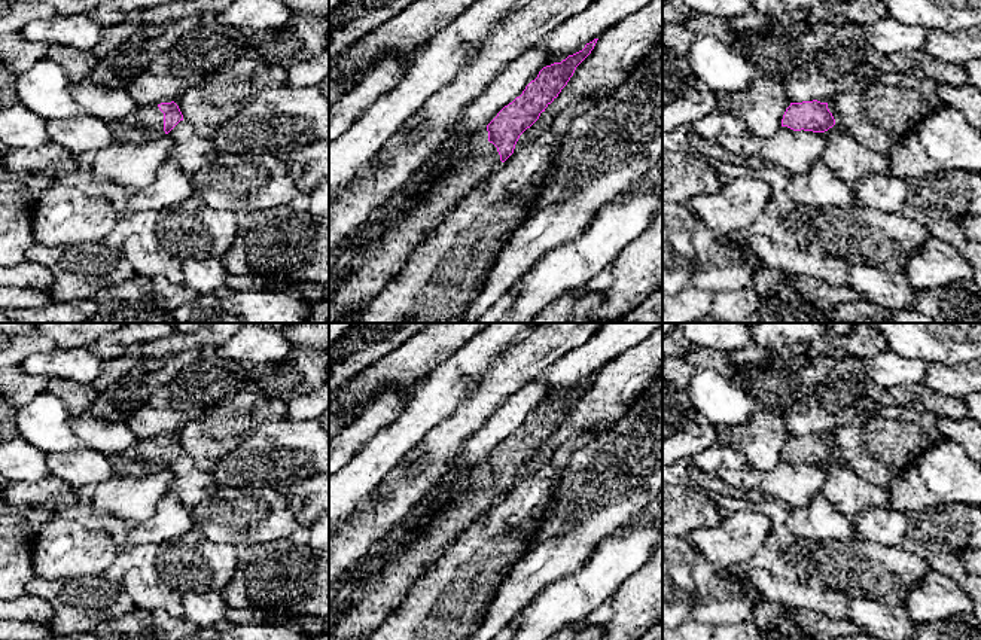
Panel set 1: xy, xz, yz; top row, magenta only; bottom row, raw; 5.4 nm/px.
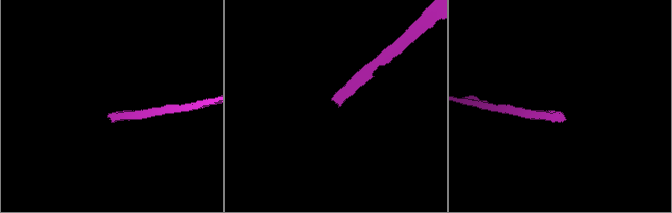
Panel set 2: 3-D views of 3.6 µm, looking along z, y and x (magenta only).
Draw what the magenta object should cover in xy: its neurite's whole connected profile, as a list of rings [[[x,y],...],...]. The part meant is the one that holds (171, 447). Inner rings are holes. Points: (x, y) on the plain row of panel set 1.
[[[171,435],[140,439],[130,449],[110,457],[110,463],[115,476],[143,476],[168,467],[180,454],[183,448]]]

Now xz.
[[[598,372],[569,388],[561,396],[543,400],[523,427],[505,439],[497,449],[481,464],[453,478],[427,502],[427,512],[411,537],[392,554],[381,557],[365,567],[363,576],[348,583],[338,597],[344,604],[342,613],[329,631],[329,640],[366,640],[371,633],[399,607],[414,582],[447,551],[447,548],[481,515],[502,502],[514,487],[520,469],[530,461],[542,445],[558,430],[573,409],[576,400],[591,387]]]

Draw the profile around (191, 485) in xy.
[[[180,454],[168,467],[174,475],[168,494],[176,496],[188,511],[210,499],[217,490],[214,475],[198,469],[186,454]]]

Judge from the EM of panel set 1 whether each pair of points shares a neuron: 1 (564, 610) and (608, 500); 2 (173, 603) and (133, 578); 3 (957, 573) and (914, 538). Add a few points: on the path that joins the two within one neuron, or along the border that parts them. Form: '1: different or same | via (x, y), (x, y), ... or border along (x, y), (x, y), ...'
1: different | border along (603, 539), (584, 566), (560, 576), (551, 584)
2: same | via (163, 599), (151, 599), (140, 588)
3: same | via (947, 563), (925, 541)

